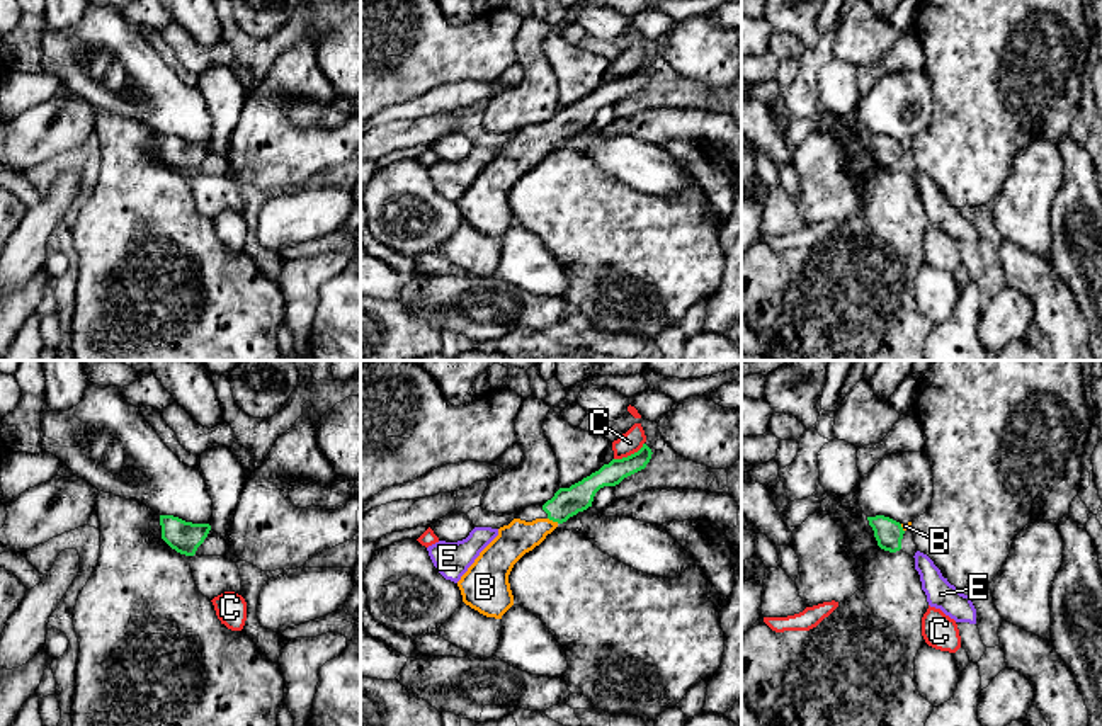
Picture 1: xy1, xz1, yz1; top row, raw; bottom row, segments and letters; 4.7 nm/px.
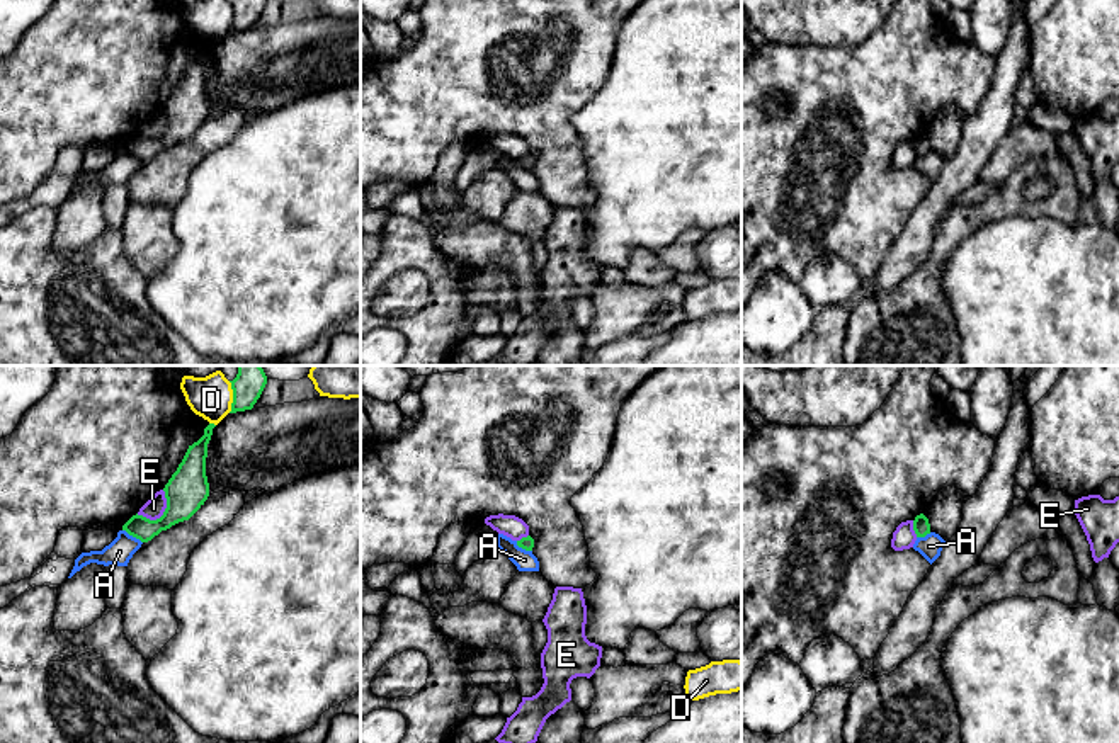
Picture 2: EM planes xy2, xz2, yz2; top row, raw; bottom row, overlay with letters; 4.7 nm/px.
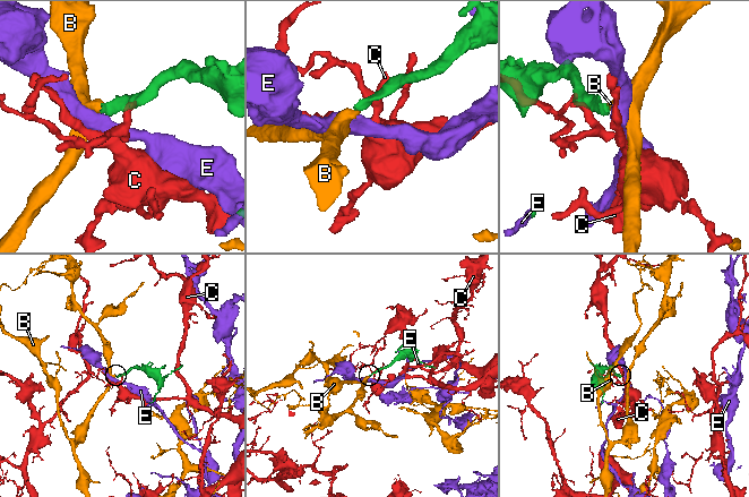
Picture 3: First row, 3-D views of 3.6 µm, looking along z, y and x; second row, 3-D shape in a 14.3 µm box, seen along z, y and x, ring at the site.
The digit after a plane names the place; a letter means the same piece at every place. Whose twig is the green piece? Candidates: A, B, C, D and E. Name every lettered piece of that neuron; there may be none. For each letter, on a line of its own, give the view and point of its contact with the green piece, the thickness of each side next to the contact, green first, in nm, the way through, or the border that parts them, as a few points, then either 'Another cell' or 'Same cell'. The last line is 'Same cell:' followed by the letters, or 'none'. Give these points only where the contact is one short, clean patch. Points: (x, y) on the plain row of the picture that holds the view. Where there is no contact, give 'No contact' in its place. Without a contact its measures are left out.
A: Touches green at xy2 (133, 155). Thickness 110 nm (green) against 120 nm. Boundary: xy2 (123, 148), (142, 162). Another cell
B: Touches green at xz1 (553, 140). Thickness 140 nm (green) against 160 nm. Path across: xz1 (567, 121), (553, 140), (531, 153), (517, 157). Same cell
C: Touches green at xz1 (631, 73). Thickness 110 nm (green) against 110 nm. Boundary: xz1 (643, 62), (636, 70), (614, 79). Another cell
D: Touches green at xy2 (233, 16). Thickness 130 nm (green) against 190 nm. Boundary: xy2 (228, 0), (232, 9), (230, 31). Another cell
E: Touches green at xy2 (162, 135). Thickness 200 nm (green) against 100 nm. Boundary: xy2 (165, 111), (165, 130), (159, 136), (147, 138), (136, 133). Another cell
Same cell: B

